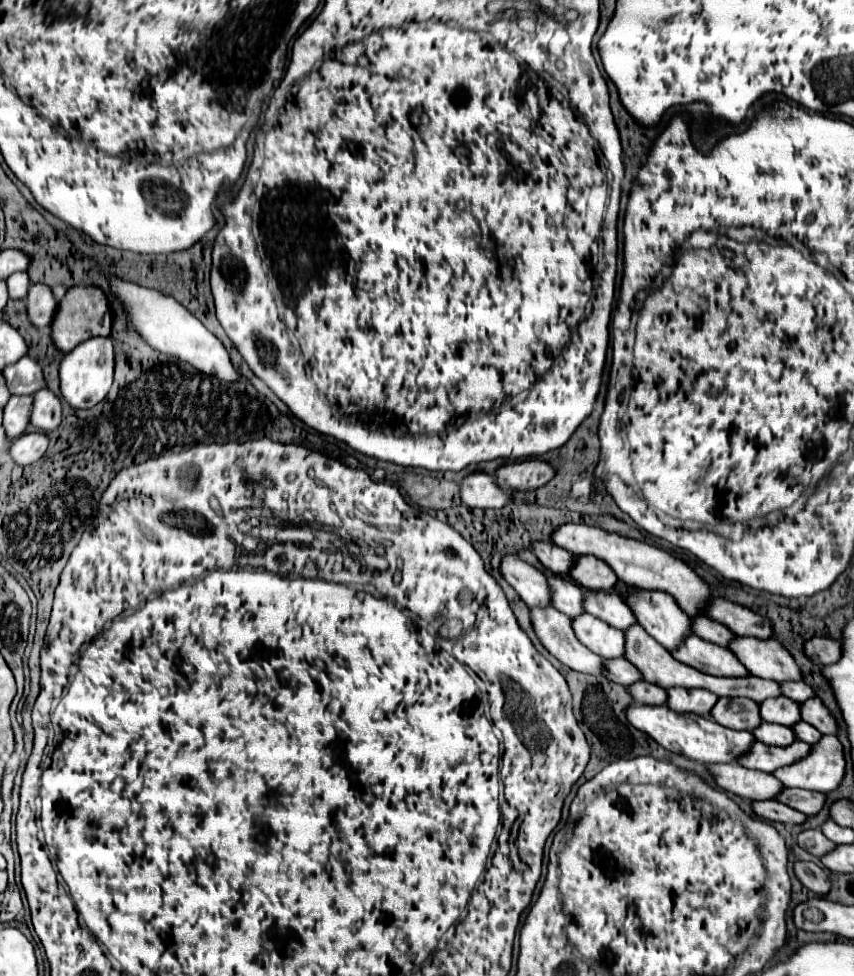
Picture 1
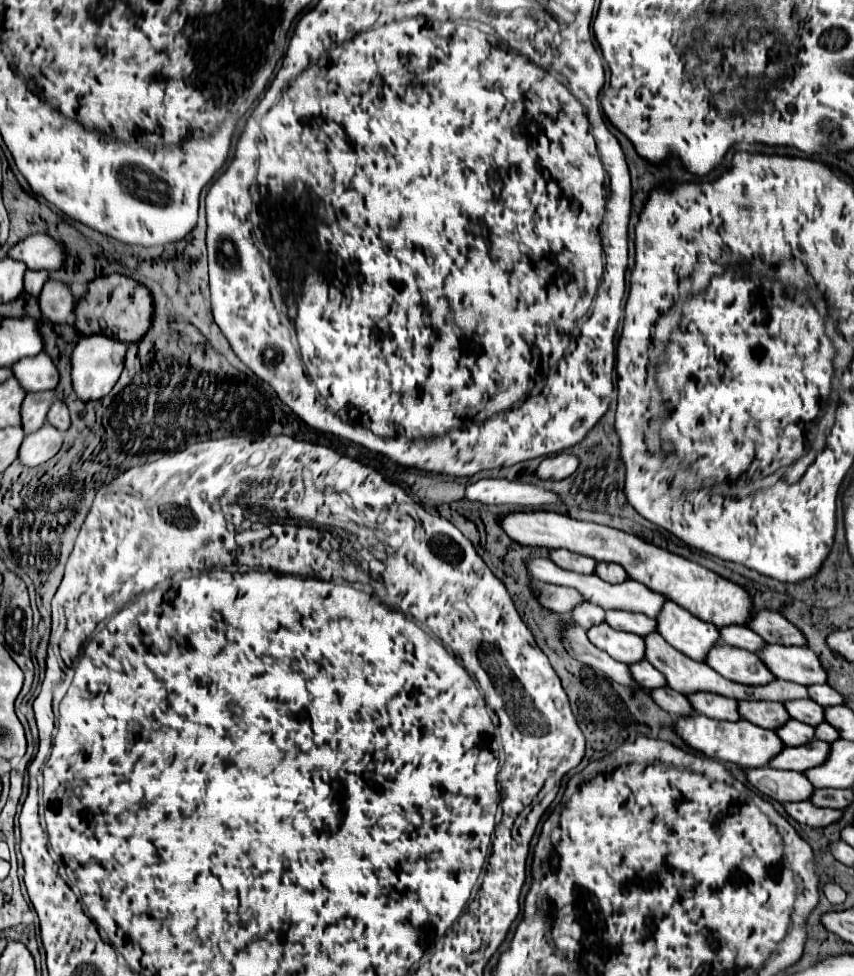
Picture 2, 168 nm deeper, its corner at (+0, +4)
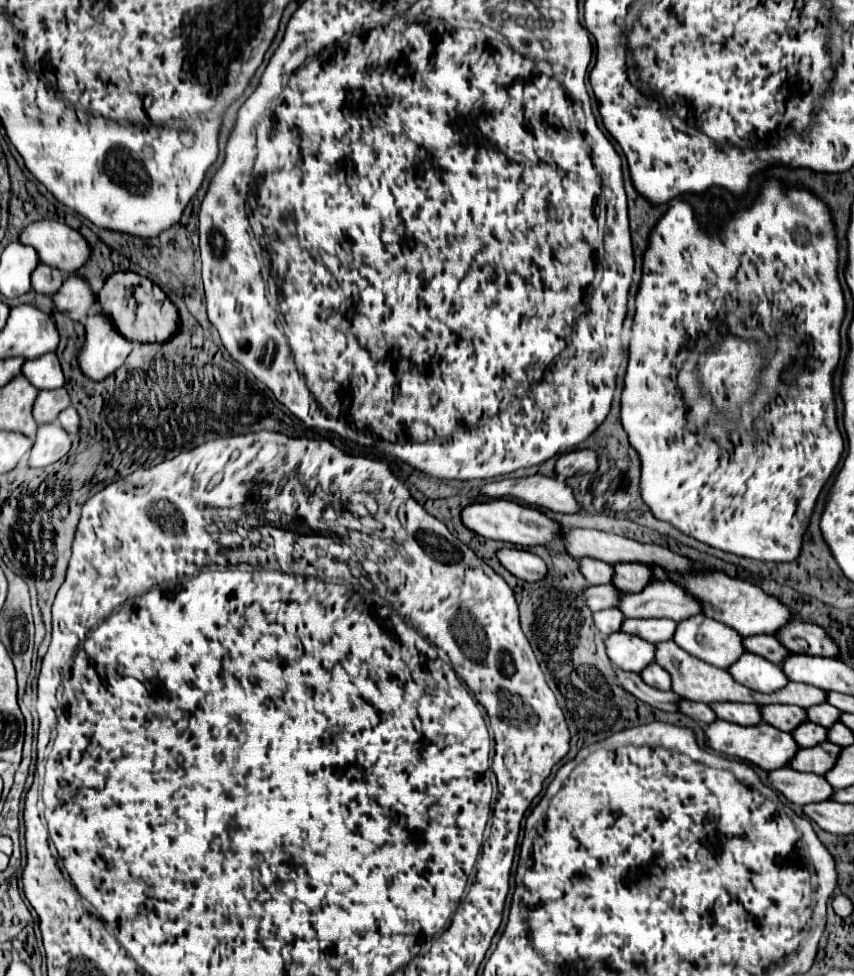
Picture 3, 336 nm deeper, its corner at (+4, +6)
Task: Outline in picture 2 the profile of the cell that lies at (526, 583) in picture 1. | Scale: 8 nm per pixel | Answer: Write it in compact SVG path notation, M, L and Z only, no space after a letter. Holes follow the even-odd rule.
M536 579L530 581L530 587L534 591L538 591L538 603L542 603L542 607L546 607L548 611L554 611L554 613L570 613L576 603L584 601L582 595L570 587L538 583Z

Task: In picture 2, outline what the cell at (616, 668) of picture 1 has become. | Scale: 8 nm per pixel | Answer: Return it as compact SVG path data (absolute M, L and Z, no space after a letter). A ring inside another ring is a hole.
M642 659L642 663L634 663L634 665L628 665L630 667L630 673L634 675L634 681L644 687L644 689L654 689L654 687L662 687L666 685L666 679L660 671L656 671L646 659Z

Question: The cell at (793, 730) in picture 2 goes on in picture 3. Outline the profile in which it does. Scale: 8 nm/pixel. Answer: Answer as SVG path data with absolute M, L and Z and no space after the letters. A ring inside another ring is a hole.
M802 723L798 729L792 731L792 737L796 739L796 743L800 747L814 747L818 743L824 743L828 739L828 729L822 727L822 725L816 725L816 723Z

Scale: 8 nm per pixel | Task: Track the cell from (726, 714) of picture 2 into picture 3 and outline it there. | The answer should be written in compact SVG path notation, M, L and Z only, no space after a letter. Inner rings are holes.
M714 703L712 709L716 711L718 719L736 723L736 725L758 725L762 723L762 713L758 705L738 705L738 703Z

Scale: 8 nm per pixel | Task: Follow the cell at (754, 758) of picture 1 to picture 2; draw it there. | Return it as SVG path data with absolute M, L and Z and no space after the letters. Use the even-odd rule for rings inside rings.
M814 739L812 743L800 747L784 747L774 759L770 759L772 769L786 769L786 771L806 771L824 763L828 757L830 745L824 741Z

